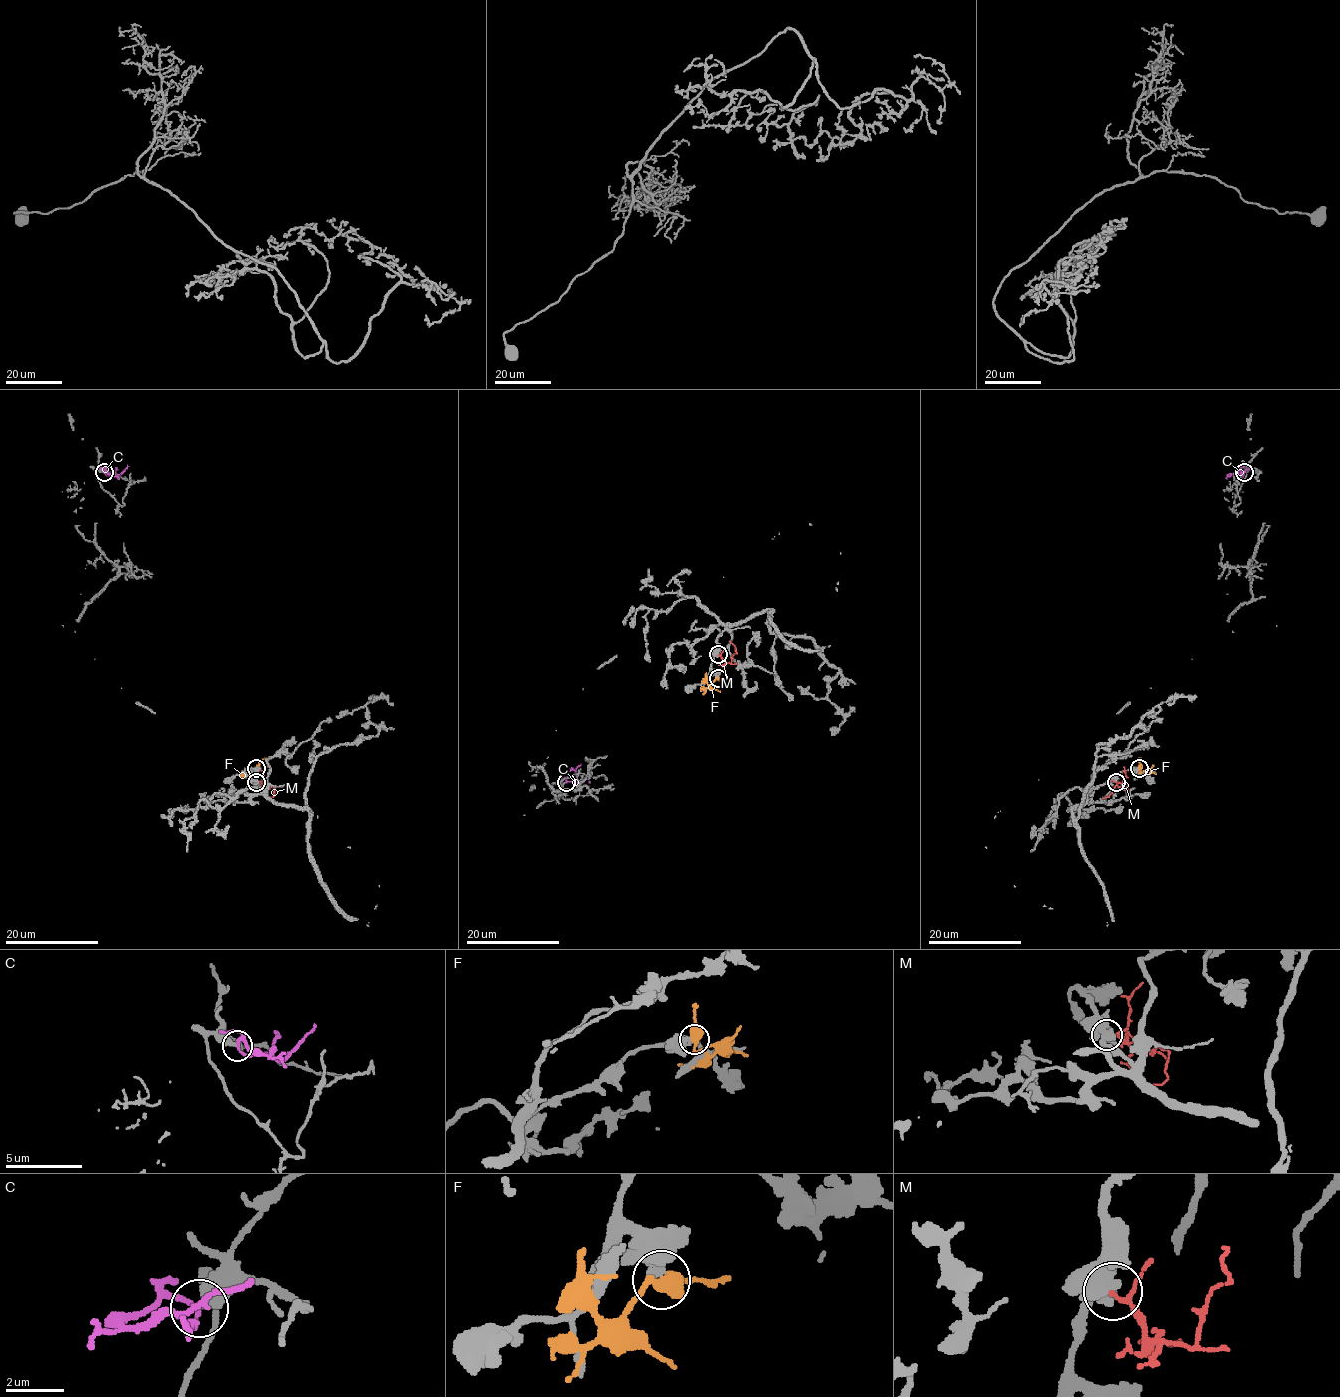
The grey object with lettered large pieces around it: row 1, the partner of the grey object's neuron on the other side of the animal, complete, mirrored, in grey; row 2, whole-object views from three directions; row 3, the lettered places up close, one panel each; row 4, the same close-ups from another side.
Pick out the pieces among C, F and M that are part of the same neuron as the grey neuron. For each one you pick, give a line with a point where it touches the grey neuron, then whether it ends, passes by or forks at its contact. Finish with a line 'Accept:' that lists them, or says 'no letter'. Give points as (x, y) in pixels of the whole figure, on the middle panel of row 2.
C: Touches grey at (566, 782). It passes by
Accept: C

